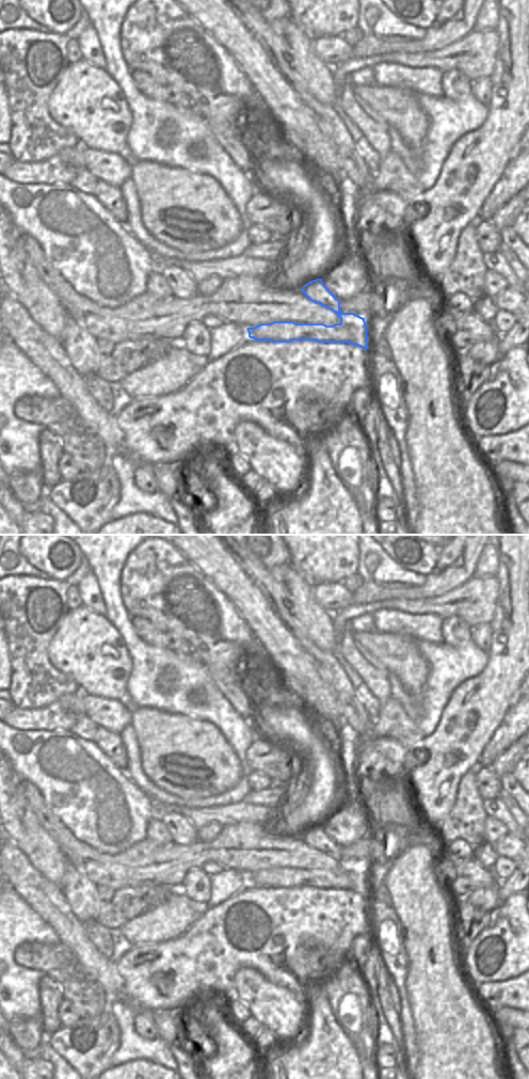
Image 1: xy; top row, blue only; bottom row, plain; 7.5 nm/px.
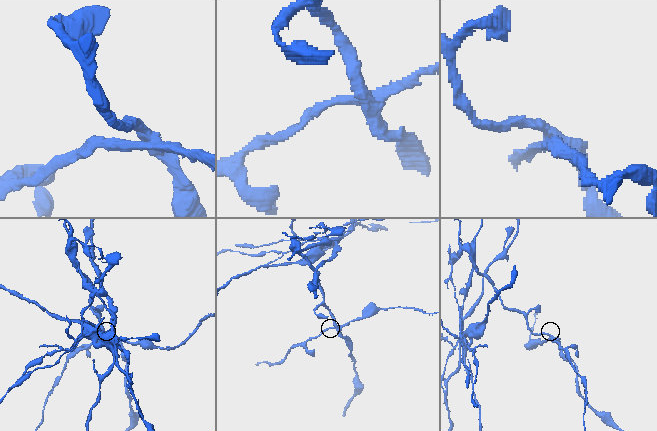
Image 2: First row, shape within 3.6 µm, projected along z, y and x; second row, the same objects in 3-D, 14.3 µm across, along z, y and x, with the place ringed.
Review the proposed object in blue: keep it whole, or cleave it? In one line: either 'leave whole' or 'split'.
split

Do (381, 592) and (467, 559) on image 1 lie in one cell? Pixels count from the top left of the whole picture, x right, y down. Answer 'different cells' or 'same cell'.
same cell

